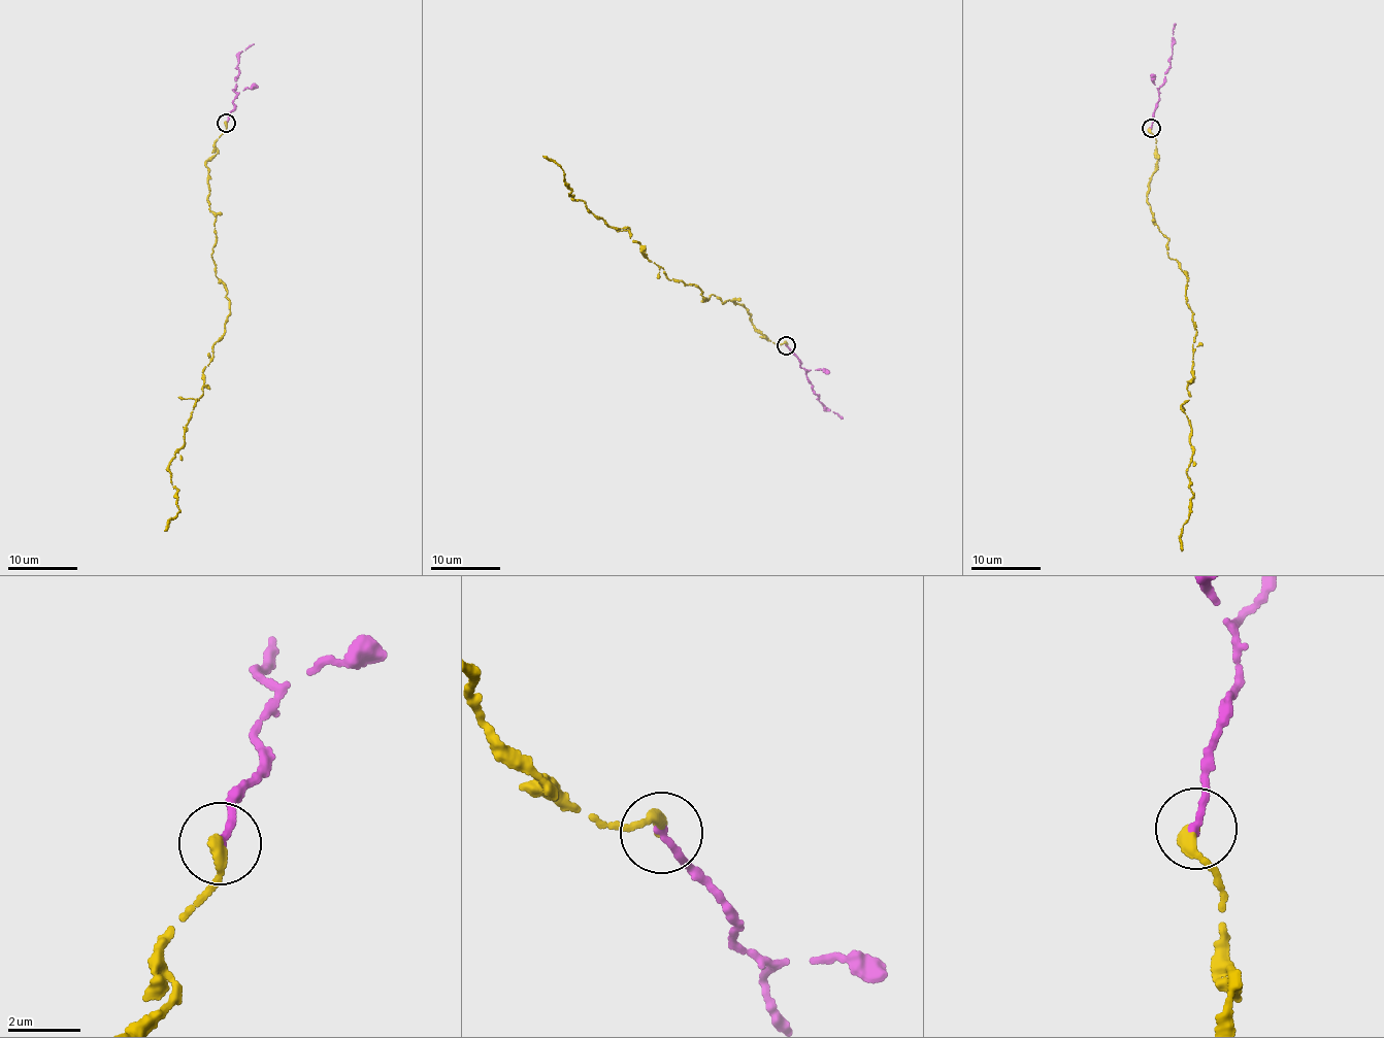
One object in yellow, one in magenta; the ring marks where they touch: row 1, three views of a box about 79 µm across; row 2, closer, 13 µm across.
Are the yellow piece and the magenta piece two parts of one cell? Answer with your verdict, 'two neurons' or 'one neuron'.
one neuron

